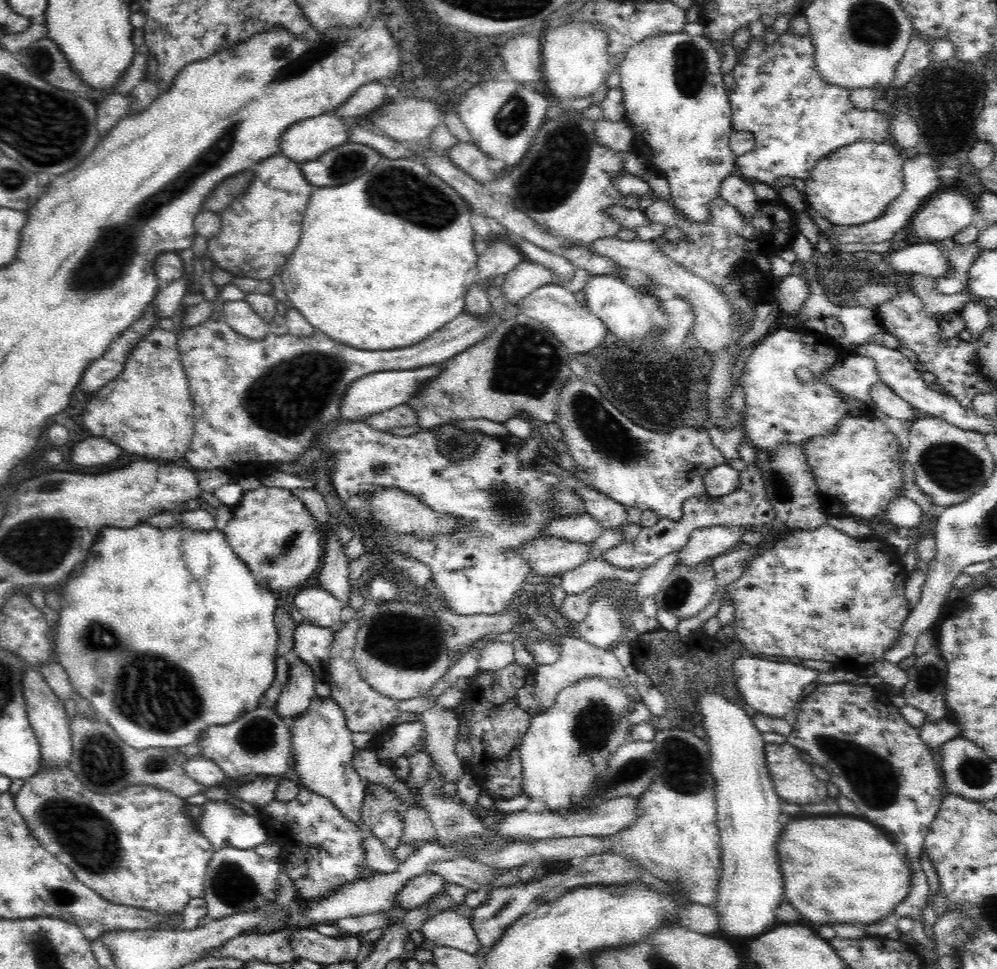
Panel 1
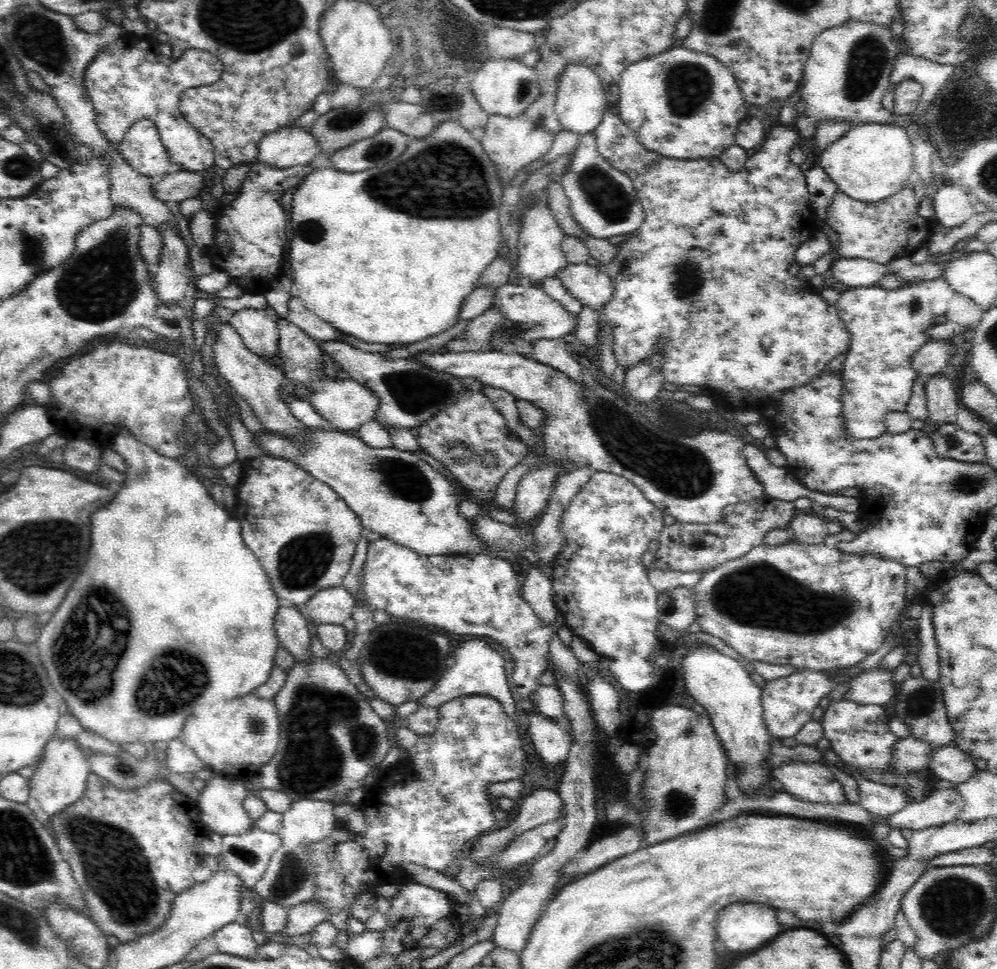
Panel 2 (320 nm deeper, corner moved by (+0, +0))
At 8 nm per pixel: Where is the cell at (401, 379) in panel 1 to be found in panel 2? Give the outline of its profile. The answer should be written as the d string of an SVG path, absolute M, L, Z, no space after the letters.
M352 378L326 380L321 392L306 396L330 427L340 431L357 430L376 416L379 407L378 397Z

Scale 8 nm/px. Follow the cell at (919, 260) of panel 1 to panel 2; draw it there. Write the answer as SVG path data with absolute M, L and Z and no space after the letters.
M846 258L833 260L829 273L837 282L850 287L869 287L876 285L887 271L887 264L872 262L865 258Z

